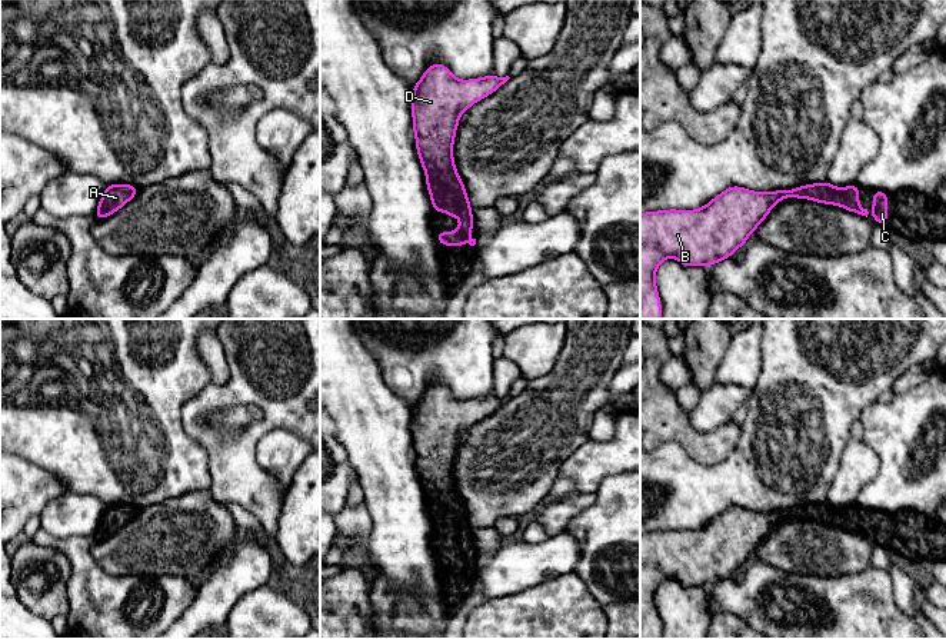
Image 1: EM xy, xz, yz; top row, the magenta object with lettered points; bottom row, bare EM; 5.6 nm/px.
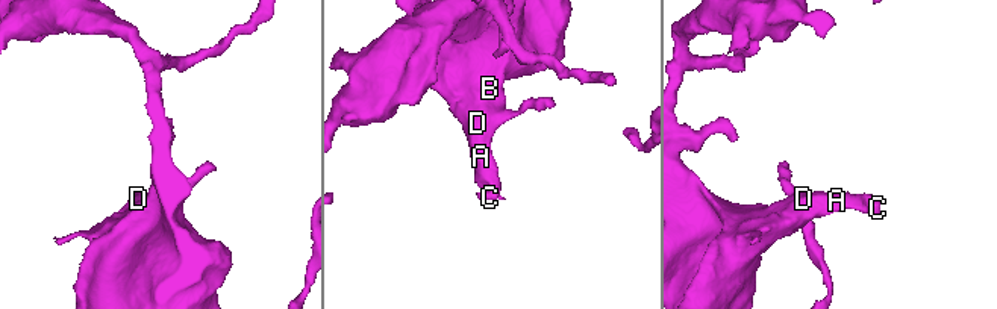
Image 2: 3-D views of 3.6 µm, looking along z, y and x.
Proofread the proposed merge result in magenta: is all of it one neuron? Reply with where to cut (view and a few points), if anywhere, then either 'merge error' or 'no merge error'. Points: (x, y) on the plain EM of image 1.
no cut; no merge error

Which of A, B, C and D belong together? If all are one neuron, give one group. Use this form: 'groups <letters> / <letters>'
groups A B C D

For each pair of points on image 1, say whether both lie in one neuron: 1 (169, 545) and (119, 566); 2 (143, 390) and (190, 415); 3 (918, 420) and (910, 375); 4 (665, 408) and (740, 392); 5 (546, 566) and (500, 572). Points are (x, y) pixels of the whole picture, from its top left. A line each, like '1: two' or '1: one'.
1: one
2: two
3: two
4: two
5: one

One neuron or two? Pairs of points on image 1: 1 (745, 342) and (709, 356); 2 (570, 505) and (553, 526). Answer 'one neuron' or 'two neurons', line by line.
1: two neurons
2: one neuron

